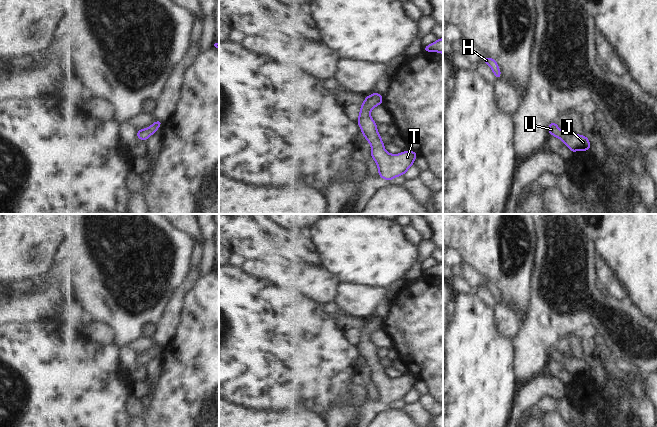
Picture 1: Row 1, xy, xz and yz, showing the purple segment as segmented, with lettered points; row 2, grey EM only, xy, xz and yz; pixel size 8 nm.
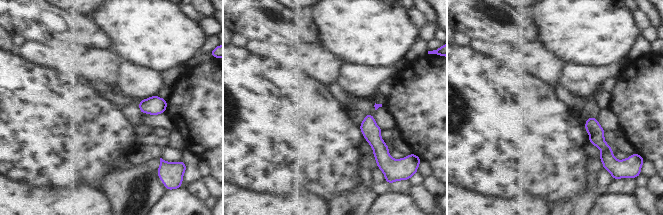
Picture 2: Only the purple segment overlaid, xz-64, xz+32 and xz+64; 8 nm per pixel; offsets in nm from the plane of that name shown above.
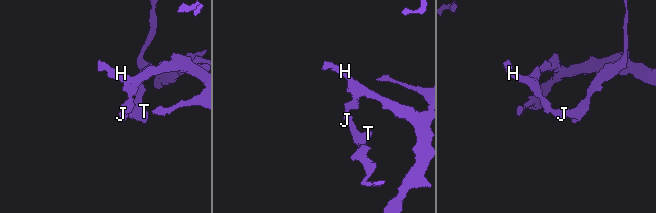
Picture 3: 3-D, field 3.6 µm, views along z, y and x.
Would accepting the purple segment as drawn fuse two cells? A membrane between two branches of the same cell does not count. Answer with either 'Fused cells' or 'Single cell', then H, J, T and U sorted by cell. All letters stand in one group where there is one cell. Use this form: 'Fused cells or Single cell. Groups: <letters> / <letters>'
Single cell. Groups: H J T U.

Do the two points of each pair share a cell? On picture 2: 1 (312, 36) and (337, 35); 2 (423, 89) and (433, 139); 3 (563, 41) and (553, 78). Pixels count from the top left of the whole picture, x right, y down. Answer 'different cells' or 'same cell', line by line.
1: different cells
2: same cell
3: different cells

